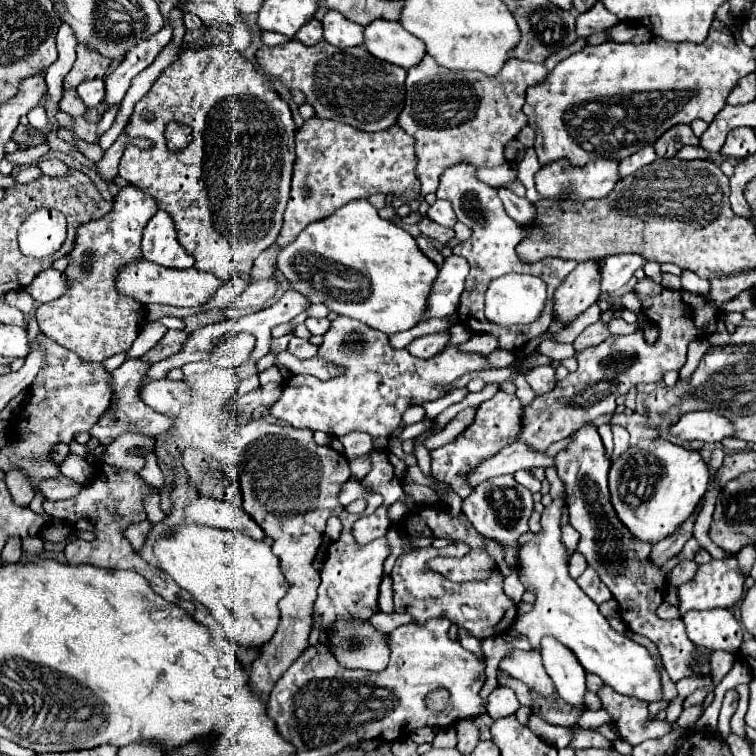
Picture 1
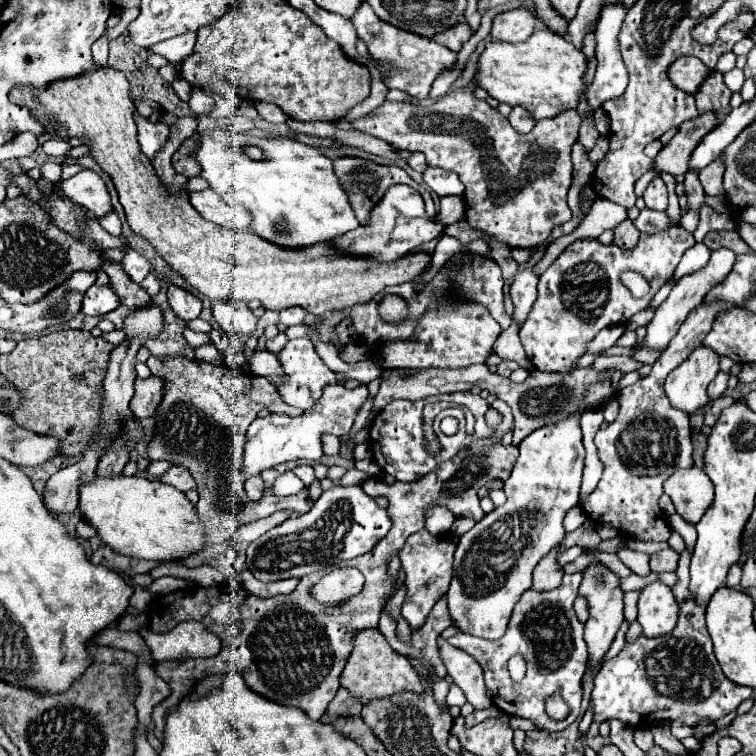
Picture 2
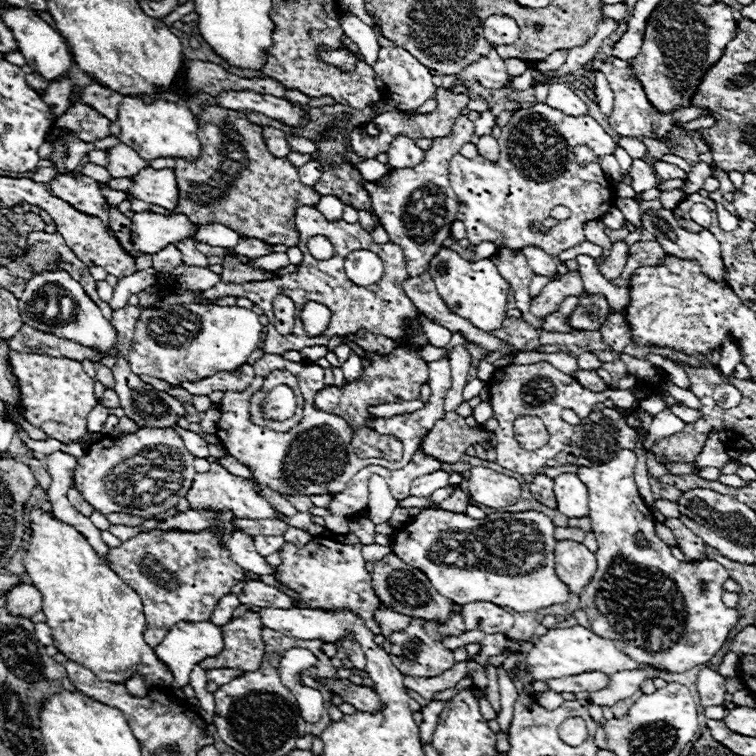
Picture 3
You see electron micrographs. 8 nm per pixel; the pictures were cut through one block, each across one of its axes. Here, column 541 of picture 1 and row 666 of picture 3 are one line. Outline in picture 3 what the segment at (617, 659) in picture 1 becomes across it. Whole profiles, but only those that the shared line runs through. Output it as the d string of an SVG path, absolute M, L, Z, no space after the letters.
M572 626L572 628L552 628L544 636L540 636L538 644L528 656L528 666L534 676L534 680L544 680L544 678L560 678L560 676L572 676L580 672L592 672L600 670L606 676L614 672L624 672L624 670L634 670L640 668L636 660L620 652L612 640L600 638L594 632L582 628L582 626Z

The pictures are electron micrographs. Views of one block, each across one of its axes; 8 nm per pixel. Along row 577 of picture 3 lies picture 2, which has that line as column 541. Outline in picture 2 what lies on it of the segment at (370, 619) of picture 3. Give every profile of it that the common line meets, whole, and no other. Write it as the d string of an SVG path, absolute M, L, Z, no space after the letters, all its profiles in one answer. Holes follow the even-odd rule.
M670 226L666 232L650 236L640 234L632 250L620 248L614 242L602 244L598 238L572 242L540 276L538 298L522 324L520 340L530 362L542 372L568 372L574 360L584 354L586 342L592 340L598 330L612 324L626 324L636 312L650 304L662 284L672 278L682 254L694 244L692 232L686 232L682 226ZM622 270L636 270L646 276L650 292L642 298L634 298L618 278Z

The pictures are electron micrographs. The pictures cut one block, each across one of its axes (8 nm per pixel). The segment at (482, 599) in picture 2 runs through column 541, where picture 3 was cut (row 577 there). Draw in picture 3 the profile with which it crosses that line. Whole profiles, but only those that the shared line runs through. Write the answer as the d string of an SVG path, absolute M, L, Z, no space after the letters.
M422 510L410 522L412 524L402 528L402 536L396 536L390 542L396 556L412 564L414 568L420 568L420 572L424 572L428 580L432 580L434 588L456 604L482 600L514 608L516 612L532 612L538 608L548 608L552 604L564 604L570 598L570 588L558 578L554 568L556 526L542 512L494 512L484 520L474 520L466 514L454 514L448 510Z

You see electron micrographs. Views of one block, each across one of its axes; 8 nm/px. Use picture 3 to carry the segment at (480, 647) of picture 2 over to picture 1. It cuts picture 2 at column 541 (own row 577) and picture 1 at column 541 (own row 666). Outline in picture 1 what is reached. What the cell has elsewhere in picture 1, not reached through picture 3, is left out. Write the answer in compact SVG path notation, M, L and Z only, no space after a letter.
M512 650L506 658L502 658L500 668L510 676L522 680L528 688L544 694L546 698L552 698L554 684L542 666L540 650Z

